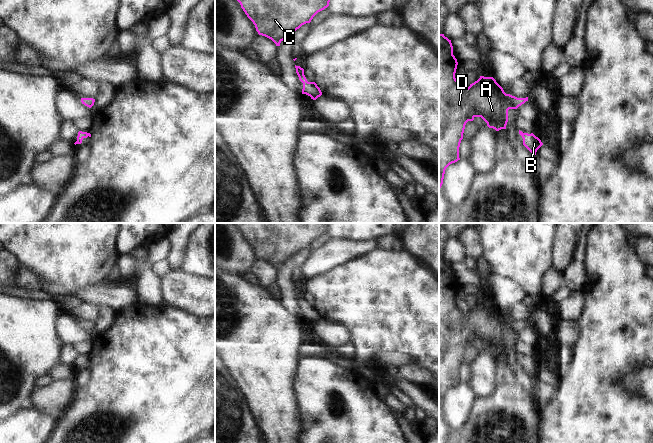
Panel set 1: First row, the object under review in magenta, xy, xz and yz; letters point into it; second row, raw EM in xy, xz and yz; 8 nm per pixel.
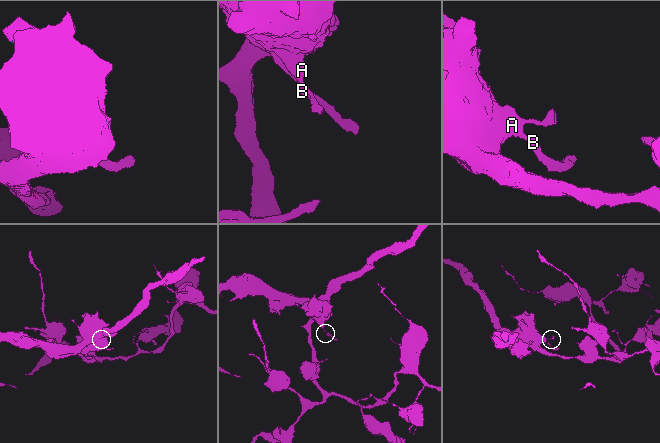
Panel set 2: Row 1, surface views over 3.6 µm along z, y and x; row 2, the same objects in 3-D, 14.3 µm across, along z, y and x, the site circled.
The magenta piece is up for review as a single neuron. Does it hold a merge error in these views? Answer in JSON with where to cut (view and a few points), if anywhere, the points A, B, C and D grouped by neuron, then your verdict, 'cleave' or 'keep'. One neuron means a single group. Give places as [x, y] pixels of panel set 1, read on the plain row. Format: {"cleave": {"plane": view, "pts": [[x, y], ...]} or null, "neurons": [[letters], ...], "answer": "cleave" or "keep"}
{"cleave": null, "neurons": [["A", "B", "C", "D"]], "answer": "keep"}

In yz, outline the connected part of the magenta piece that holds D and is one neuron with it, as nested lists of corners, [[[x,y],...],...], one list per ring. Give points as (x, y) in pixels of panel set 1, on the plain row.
[[[439,258],[439,413],[443,408],[446,392],[460,384],[459,371],[468,345],[481,341],[489,352],[496,355],[506,353],[508,334],[517,333],[528,325],[528,321],[517,322],[506,318],[493,301],[480,300],[468,312],[463,311],[455,302],[457,289],[451,264],[444,258]]]

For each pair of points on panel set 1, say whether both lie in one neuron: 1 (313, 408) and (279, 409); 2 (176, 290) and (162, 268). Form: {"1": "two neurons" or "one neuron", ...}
{"1": "two neurons", "2": "two neurons"}

